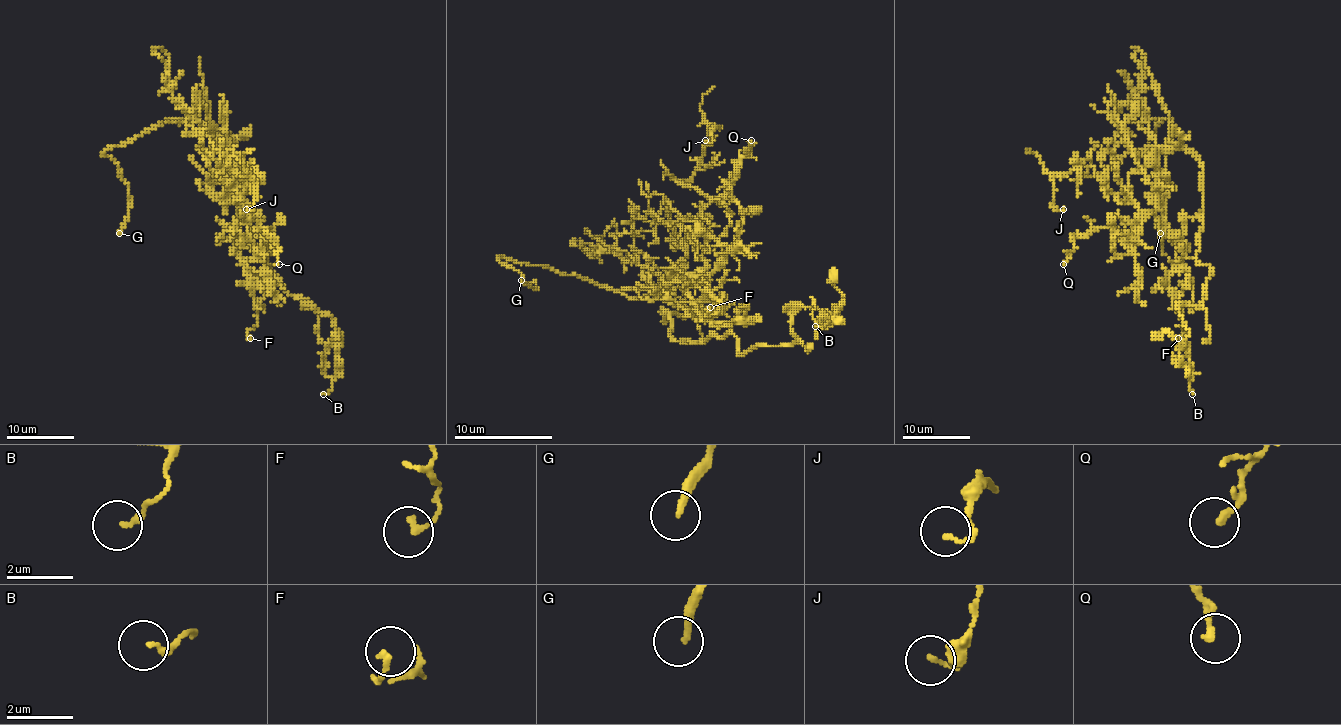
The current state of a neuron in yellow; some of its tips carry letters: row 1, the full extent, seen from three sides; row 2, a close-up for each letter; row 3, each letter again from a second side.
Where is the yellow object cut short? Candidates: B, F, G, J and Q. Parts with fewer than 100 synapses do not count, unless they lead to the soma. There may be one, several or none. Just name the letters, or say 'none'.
G

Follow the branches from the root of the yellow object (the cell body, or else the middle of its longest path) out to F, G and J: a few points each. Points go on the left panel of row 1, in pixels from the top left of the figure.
F: (226, 165), (245, 211), (238, 259), (256, 310), (256, 323), (246, 332), (250, 338)
G: (226, 165), (223, 147), (238, 140), (217, 148), (195, 120), (109, 147), (129, 186), (119, 233)
J: (226, 165), (223, 147), (236, 138), (217, 150), (241, 194), (250, 187), (233, 157), (255, 184), (246, 209)

